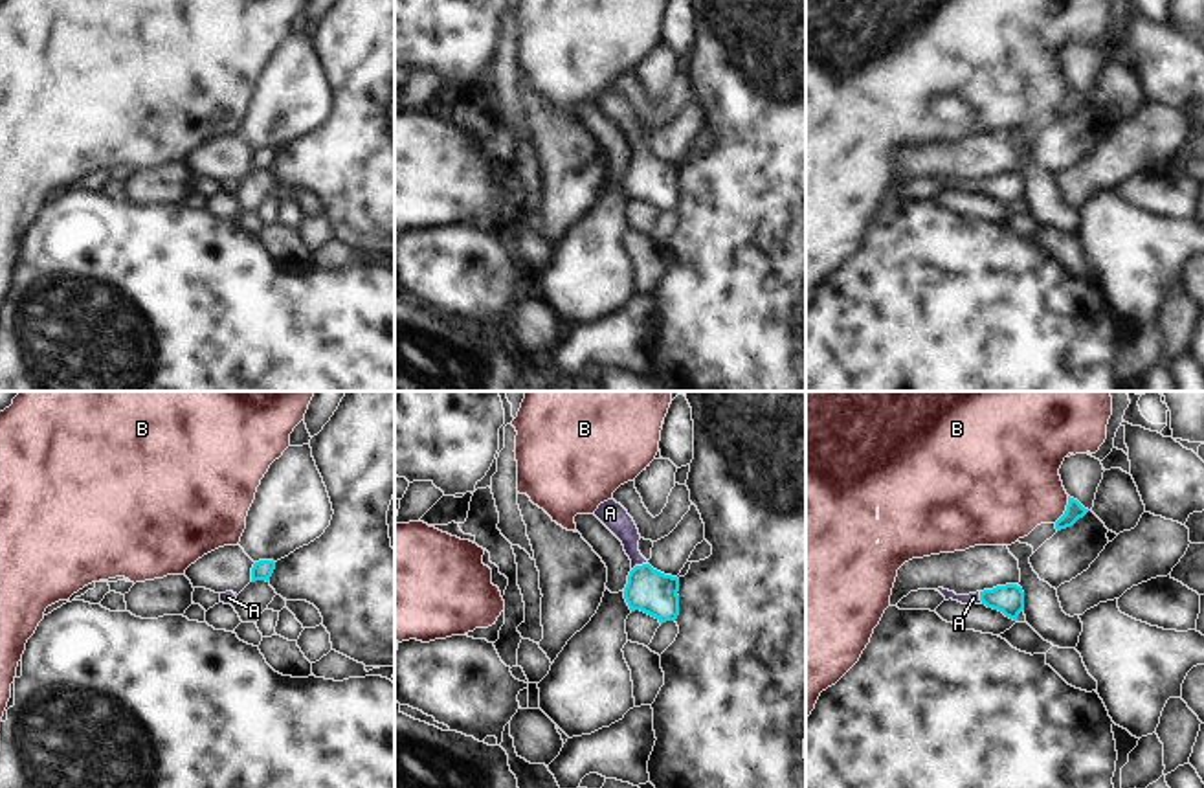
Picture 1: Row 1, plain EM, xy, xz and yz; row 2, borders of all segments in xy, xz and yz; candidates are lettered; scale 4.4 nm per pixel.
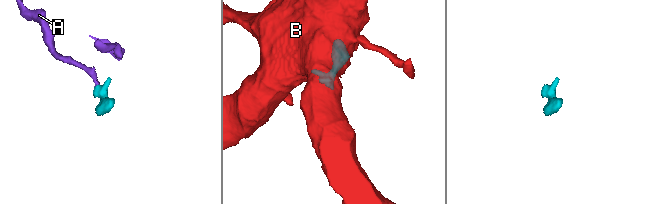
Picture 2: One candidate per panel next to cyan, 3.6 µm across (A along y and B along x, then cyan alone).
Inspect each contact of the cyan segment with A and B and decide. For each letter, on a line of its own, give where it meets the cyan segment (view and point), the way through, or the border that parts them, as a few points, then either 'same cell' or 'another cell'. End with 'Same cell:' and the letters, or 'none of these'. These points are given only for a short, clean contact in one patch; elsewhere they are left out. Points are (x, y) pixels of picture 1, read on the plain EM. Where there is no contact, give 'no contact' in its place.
A: meets cyan in xz at (639, 155); runs through xz (648, 179), (639, 155), (628, 122), (613, 105); same cell
B: meets cyan in yz at (1067, 98); border along yz (1069, 85), (1067, 98), (1054, 111); another cell
Same cell: A

